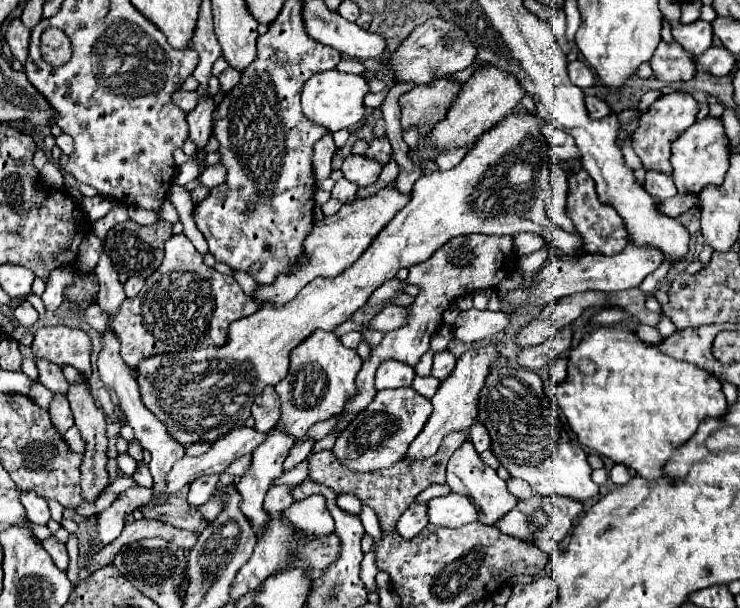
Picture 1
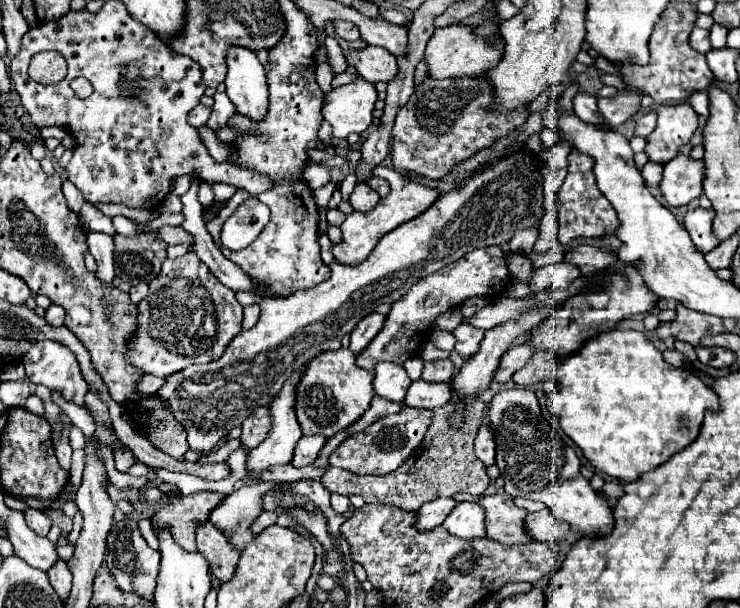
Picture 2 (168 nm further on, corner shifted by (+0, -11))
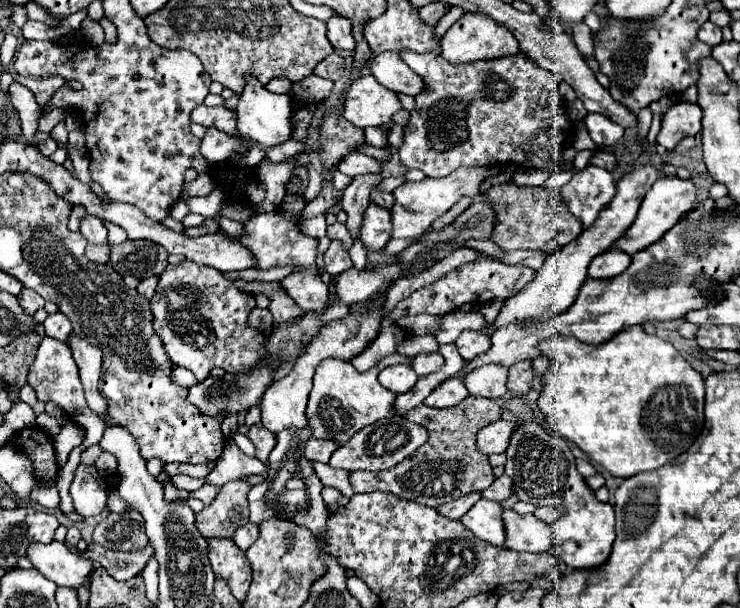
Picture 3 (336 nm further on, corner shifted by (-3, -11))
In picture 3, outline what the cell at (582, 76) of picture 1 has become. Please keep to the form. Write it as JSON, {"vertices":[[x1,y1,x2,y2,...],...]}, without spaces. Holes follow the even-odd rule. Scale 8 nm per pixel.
{"vertices":[[588,113,586,127,588,127,592,141,598,147,614,147,618,139,624,135,624,129,620,125,612,123,608,117,598,115,598,113]]}

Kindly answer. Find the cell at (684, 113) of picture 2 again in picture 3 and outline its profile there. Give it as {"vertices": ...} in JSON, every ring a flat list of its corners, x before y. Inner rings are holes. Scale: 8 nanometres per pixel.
{"vertices":[[676,103,662,115,658,143,674,149,686,135,696,135,702,129,702,109,696,103]]}

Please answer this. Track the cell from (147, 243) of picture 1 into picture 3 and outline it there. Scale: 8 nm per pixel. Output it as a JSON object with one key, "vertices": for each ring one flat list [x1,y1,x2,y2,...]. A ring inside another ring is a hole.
{"vertices":[[124,241,120,245,112,245,110,265,122,277,134,275,138,279,146,279,152,275,160,275,168,265,168,251,156,243,148,241]]}

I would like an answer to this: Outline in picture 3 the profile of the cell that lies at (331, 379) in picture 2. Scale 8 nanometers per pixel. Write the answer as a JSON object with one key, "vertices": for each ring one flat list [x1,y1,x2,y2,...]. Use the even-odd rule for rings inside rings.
{"vertices":[[340,359,322,361,316,369,314,387,312,387,308,409,306,409,312,437,346,443,362,427,372,425,386,417,394,417,396,393,382,387,376,377,378,377,376,367,360,373,352,367,350,361,340,361]]}

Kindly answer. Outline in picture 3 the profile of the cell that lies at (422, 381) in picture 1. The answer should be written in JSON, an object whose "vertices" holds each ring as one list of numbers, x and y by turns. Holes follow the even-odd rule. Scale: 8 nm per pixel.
{"vertices":[[452,377,444,383,440,383,432,395,428,395,424,399,424,403,428,407,436,407,436,409,448,409,448,407,454,407,458,405,460,401,464,401,468,397,468,391,464,387,464,383,458,379,458,377]]}

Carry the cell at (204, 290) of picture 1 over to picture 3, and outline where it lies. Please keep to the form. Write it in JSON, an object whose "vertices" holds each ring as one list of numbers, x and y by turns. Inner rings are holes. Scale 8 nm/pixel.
{"vertices":[[188,259,166,267,166,271,160,275,158,293,152,297,154,329,162,339,166,353,174,365,190,369,200,381,212,367,222,367,226,373,240,375,260,365,274,369,282,365,280,361,264,361,264,357,268,357,268,351,264,349,266,339,262,331,248,325,248,315,254,307,254,297,240,291,232,281,224,279,220,271]]}

